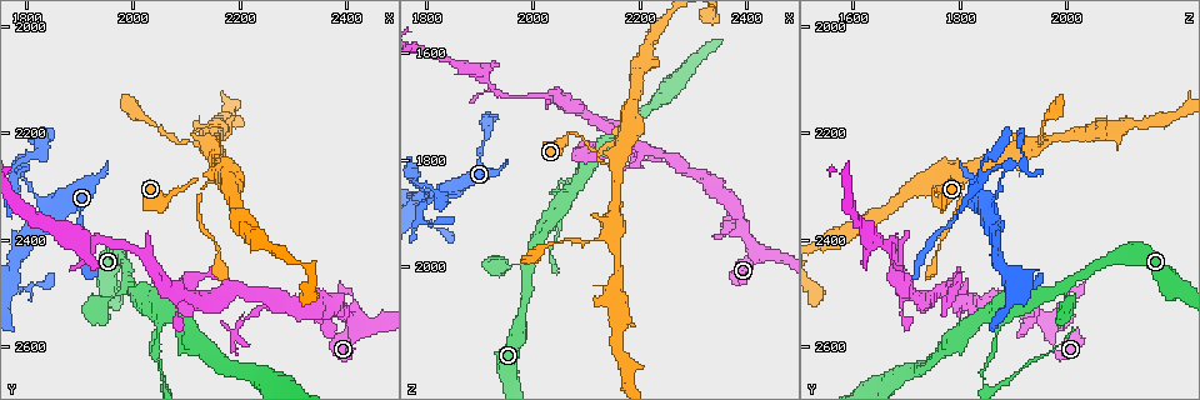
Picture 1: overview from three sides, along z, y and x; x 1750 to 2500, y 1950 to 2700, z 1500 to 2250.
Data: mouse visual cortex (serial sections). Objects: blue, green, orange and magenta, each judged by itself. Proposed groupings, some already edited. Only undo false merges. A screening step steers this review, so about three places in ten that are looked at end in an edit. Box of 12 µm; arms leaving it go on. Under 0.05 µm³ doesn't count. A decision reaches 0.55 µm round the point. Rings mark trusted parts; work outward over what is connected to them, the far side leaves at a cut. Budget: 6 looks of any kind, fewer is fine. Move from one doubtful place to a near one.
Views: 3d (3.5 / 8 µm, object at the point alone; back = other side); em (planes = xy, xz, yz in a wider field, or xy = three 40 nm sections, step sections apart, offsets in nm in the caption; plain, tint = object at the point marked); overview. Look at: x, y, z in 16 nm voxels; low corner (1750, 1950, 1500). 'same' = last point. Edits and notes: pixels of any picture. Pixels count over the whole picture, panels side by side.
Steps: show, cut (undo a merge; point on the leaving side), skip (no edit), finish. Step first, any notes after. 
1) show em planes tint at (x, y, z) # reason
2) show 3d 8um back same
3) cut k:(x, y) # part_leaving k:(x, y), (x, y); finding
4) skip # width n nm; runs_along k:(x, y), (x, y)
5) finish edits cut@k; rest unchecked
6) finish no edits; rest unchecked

show 3d 3.5um at (2050, 2645, 1845) # narrows sharply

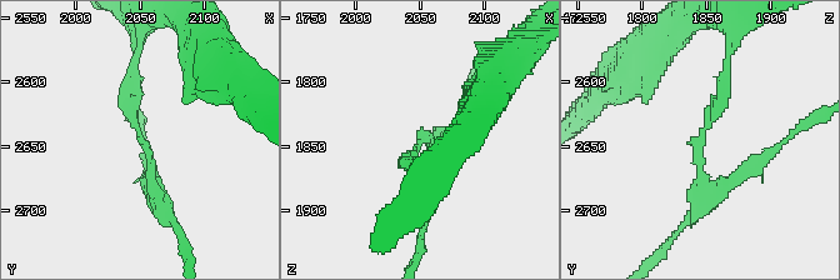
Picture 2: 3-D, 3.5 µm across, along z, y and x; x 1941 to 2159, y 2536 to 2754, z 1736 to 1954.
show em xy step 2 plain at (2050, 2644, 1848) # arm_widths 200, 200 nm; now the EM

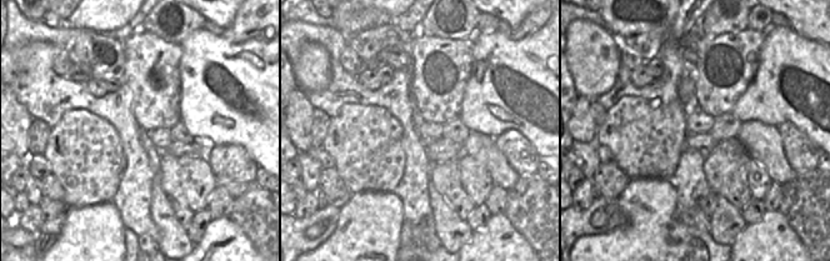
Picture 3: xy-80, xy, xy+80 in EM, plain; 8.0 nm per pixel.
show em xy step 2 tint same # with the object marked

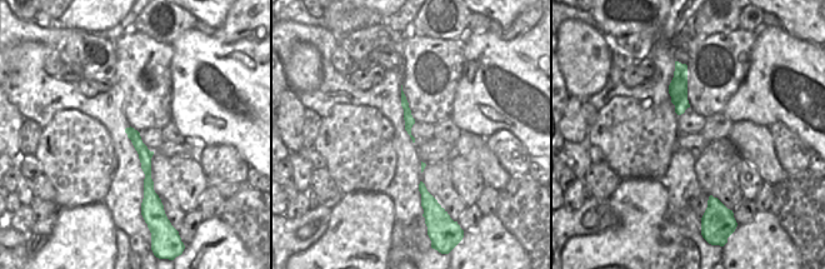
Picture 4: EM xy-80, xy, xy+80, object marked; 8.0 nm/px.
cut 2:(146, 158) # part_leaving 2:(134, 120), (149, 174); a second cell is stuck on

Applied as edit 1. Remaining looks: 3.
show overview

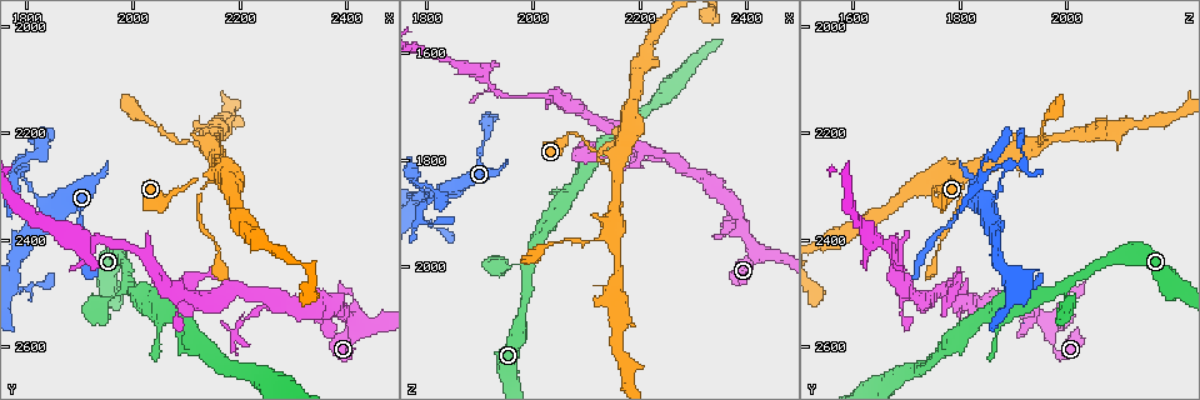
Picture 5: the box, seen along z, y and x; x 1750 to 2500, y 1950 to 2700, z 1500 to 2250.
show 3d 3.5um at (2155, 2280, 1790) # four or more arms meet

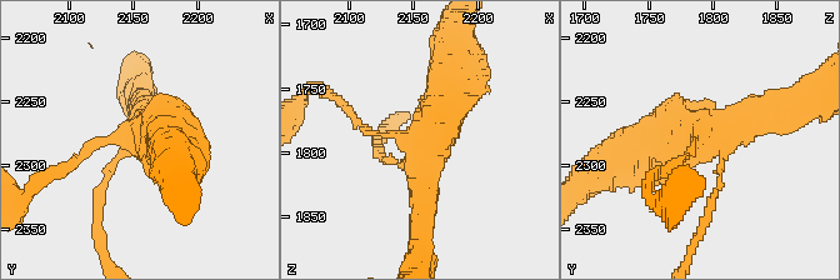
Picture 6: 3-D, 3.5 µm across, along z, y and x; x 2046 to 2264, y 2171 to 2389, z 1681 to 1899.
show em xy step 2 tint at (2156, 2276, 1790) # arms 4; arm_widths 100, 100, 400, 500 nm; shape alone is not enough

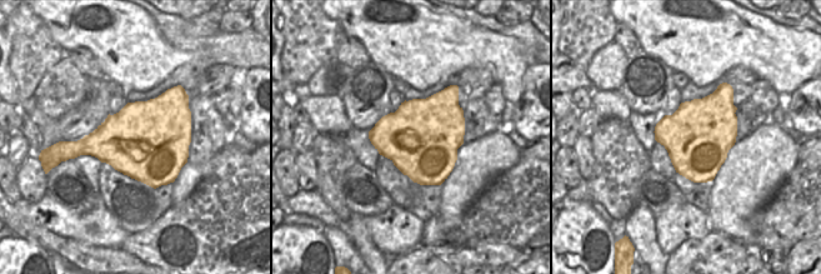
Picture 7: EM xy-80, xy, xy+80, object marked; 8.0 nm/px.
skip # runs_along 6:(353, 119), (421, 138), (421, 218); all the same cell

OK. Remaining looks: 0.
finish edits cut@2; rest unchecked

